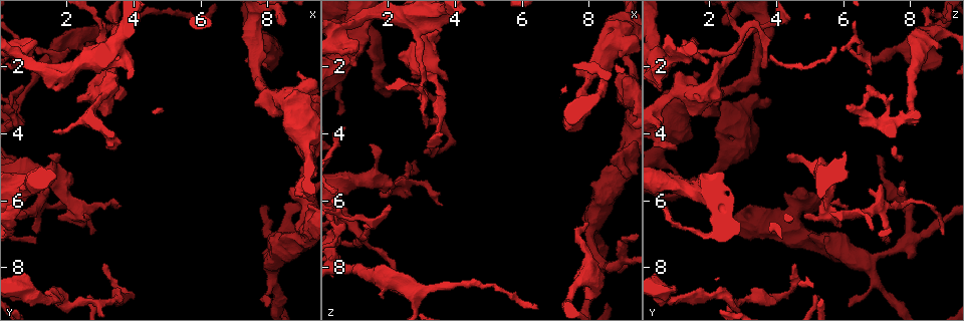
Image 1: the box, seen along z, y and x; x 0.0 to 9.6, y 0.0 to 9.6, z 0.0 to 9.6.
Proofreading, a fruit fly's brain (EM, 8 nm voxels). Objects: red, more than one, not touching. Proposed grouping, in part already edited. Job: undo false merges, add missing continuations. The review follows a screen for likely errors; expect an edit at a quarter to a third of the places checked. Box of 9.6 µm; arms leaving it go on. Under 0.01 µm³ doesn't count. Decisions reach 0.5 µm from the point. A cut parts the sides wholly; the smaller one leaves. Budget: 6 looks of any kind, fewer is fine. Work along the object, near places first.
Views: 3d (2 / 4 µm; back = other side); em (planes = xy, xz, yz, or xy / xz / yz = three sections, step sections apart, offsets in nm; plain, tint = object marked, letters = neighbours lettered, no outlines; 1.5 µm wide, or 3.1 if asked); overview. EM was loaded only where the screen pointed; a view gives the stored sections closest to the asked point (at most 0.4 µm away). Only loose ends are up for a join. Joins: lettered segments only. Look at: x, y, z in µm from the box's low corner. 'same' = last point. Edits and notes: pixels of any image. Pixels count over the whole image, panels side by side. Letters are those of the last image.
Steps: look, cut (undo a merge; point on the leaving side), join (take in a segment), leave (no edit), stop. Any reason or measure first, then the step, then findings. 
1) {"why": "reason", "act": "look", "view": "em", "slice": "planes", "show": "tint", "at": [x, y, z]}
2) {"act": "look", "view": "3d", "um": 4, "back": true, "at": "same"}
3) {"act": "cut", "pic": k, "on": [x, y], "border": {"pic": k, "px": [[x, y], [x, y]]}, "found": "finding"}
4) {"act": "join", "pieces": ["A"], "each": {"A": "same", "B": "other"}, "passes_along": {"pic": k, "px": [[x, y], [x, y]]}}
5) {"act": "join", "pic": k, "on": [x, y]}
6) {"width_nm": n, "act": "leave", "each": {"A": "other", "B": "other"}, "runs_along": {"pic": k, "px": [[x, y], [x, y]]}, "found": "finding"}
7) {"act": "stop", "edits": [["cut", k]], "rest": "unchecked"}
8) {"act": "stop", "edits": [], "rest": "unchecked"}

{"why": "branch stops here", "act": "look", "view": "em", "slice": "planes", "show": "plain", "at": [2.55, 6.45, 4.80]}

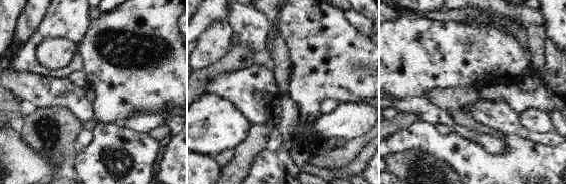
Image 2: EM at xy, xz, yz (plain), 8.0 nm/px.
{"why": "what lies round it", "act": "look", "view": "em", "slice": "planes", "show": "letters", "at": "same"}

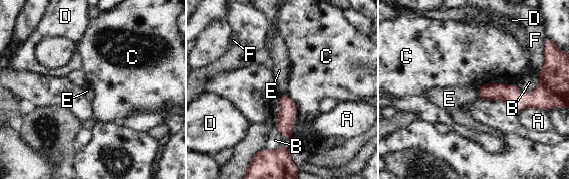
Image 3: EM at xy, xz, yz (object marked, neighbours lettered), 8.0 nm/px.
{"longest_contact_nm": ["C", 400], "act": "leave", "each": {"A": "other", "B": "other", "C": "other", "D": "other", "E": "other", "F": "other"}, "found": "none of them fits"}

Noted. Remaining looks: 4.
{"why": "branch stops here", "act": "look", "view": "3d", "um": 2, "back": true, "at": [1.40, 4.65, 4.30]}

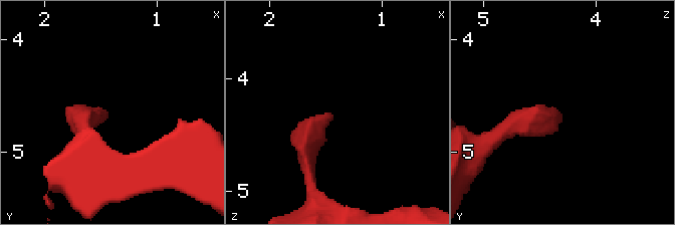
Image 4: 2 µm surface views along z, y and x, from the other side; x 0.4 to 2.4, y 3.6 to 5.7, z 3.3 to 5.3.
{"act": "look", "view": "em", "slice": "planes", "show": "plain", "at": [1.48, 4.68, 4.30]}

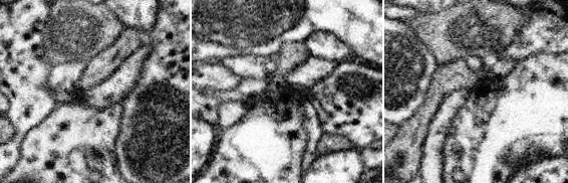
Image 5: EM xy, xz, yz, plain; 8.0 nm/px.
{"why": "see the neighbours", "act": "look", "view": "em", "slice": "planes", "show": "letters", "at": "same"}

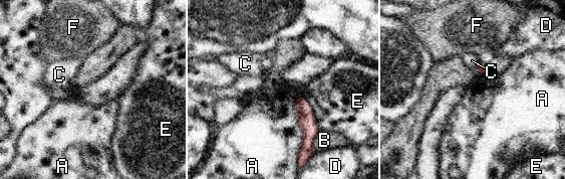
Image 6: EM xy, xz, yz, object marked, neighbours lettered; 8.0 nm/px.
{"act": "leave", "each": {"A": "other", "B": "other", "C": "other", "D": "other", "E": "other", "F": "other"}, "border": {"pic": 6, "px": [[481, 63], [476, 69]]}, "found": "none of them fits"}

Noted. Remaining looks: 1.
{"act": "stop", "edits": [], "rest": "unchecked"}

